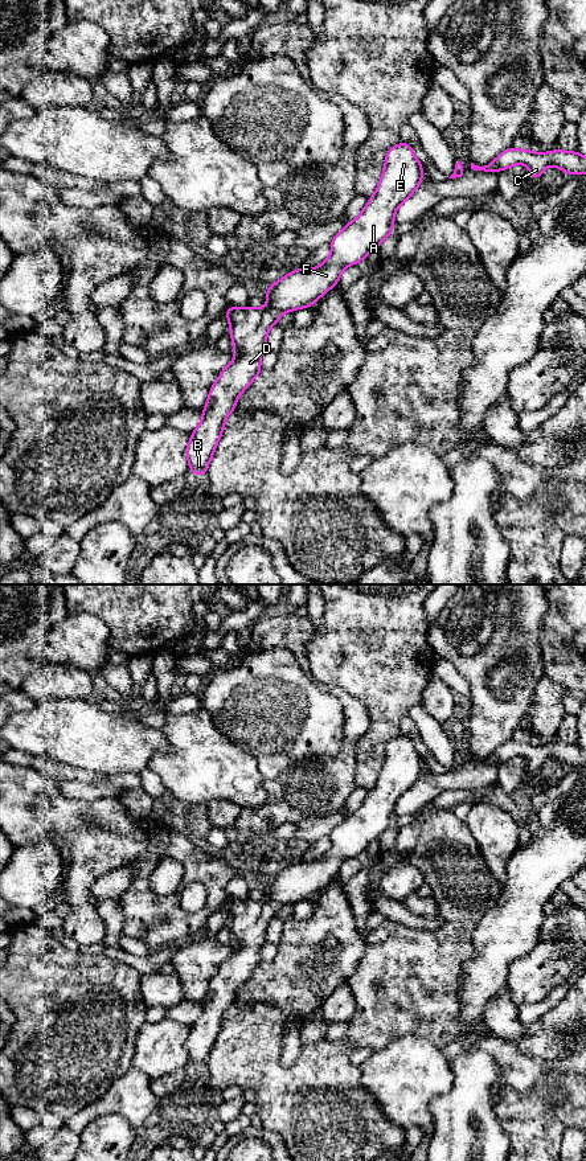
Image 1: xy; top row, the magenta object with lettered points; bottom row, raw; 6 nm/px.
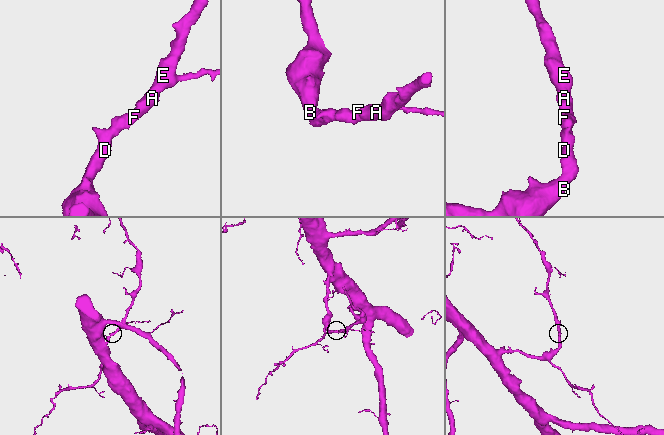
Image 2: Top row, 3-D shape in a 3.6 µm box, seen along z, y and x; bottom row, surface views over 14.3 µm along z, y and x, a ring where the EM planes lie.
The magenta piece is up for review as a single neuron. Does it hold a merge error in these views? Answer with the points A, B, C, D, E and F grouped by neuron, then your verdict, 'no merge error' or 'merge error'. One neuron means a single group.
groups A B C D E F; no merge error

